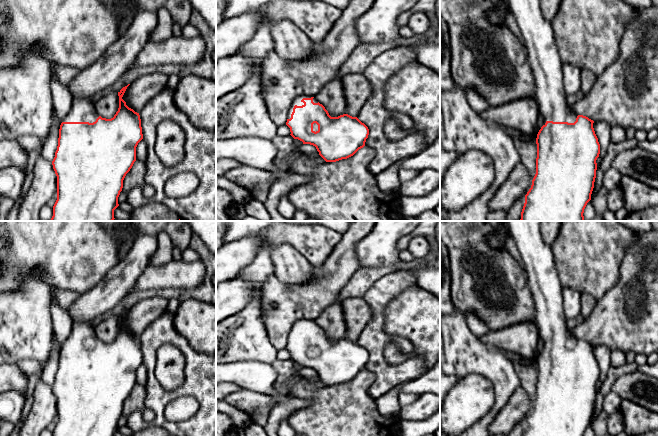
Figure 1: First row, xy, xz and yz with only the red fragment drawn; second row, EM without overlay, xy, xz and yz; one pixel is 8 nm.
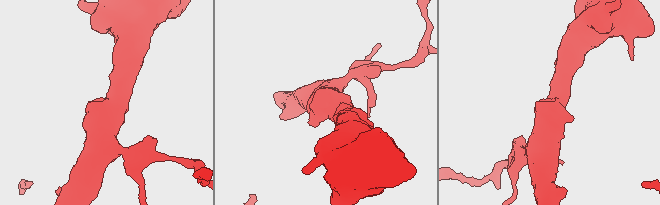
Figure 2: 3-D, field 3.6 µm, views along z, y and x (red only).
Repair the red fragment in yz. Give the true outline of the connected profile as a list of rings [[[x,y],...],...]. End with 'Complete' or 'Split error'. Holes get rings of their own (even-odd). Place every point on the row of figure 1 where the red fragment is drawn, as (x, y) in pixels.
[[[507,0],[507,4],[508,11],[514,15],[522,33],[536,85],[535,99],[539,113],[544,119],[543,126],[536,138],[536,174],[531,188],[525,195],[520,221],[584,221],[583,213],[587,203],[591,200],[596,178],[596,160],[600,154],[600,144],[593,128],[594,121],[586,116],[573,113],[569,108],[566,100],[567,94],[563,90],[563,62],[554,39],[552,23],[543,17],[541,0]]]. Split error

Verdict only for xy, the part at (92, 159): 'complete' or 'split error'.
split error

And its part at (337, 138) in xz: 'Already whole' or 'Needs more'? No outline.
Needs more

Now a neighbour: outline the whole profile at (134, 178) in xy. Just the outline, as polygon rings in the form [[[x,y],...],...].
[[[136,160],[126,174],[123,180],[122,190],[128,193],[131,189],[135,187],[141,187],[144,184],[144,177],[146,174],[146,164],[145,162]]]

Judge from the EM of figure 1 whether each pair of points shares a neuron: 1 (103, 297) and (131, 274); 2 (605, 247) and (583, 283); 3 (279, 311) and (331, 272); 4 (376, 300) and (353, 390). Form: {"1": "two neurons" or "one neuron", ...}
{"1": "one neuron", "2": "one neuron", "3": "one neuron", "4": "two neurons"}

